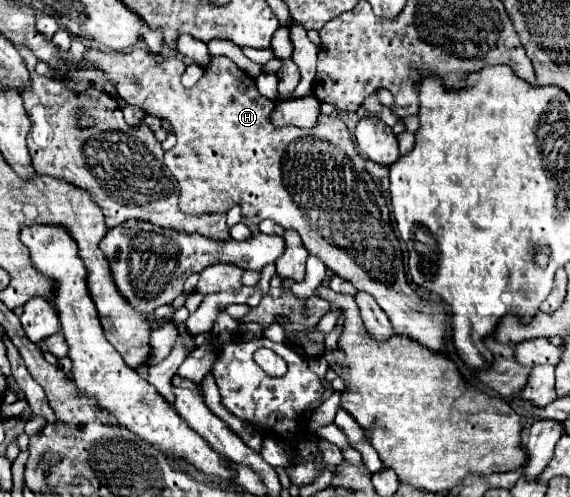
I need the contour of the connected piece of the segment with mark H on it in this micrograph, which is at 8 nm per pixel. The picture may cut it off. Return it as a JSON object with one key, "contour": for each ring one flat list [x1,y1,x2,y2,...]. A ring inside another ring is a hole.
{"contour":[[134,48,128,54,86,50,84,58,90,66,104,70,106,76,114,80,118,96,130,106,142,108,146,114,170,122,178,144,166,152,164,164,180,184,178,202,182,212,188,216,228,212,232,204,238,204,242,208,242,218,252,224,260,224,264,218,270,218,284,230,296,230,308,254,320,258,328,270,352,282,360,292,370,294,388,314,398,334,406,334,412,340,426,344,430,350,442,352,450,316,442,304,434,304,432,308,432,302,422,300,406,282,400,242,392,230,386,200,372,176,364,170,366,160,358,154,358,150,354,152,354,142,348,134,348,128,338,116,320,116,314,128,276,128,270,122,270,114,276,102,264,98,256,88,256,80,242,72,226,56,212,58,210,68,192,88,184,88,180,82,180,76,186,68,182,60,156,58,146,48]]}

